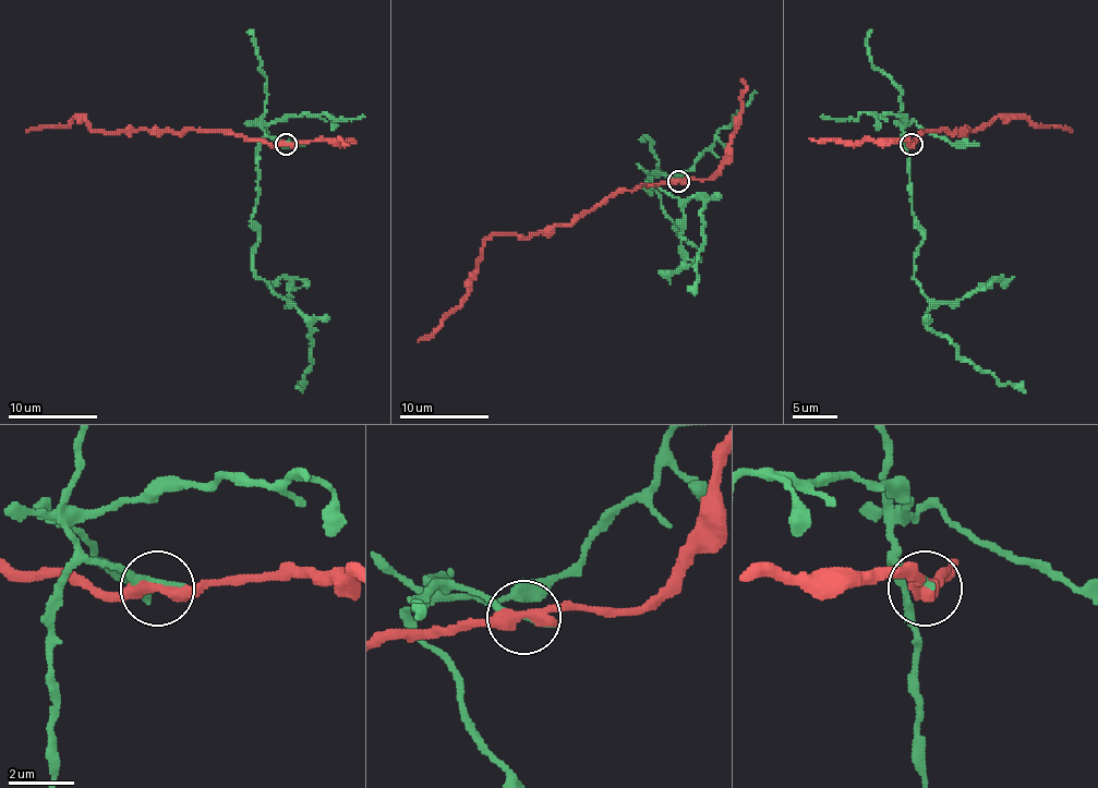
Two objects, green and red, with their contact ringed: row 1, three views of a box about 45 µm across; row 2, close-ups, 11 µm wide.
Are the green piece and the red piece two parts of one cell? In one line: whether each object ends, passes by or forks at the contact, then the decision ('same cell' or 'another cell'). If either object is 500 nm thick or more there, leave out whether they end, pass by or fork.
green ends there; red passes by; another cell

